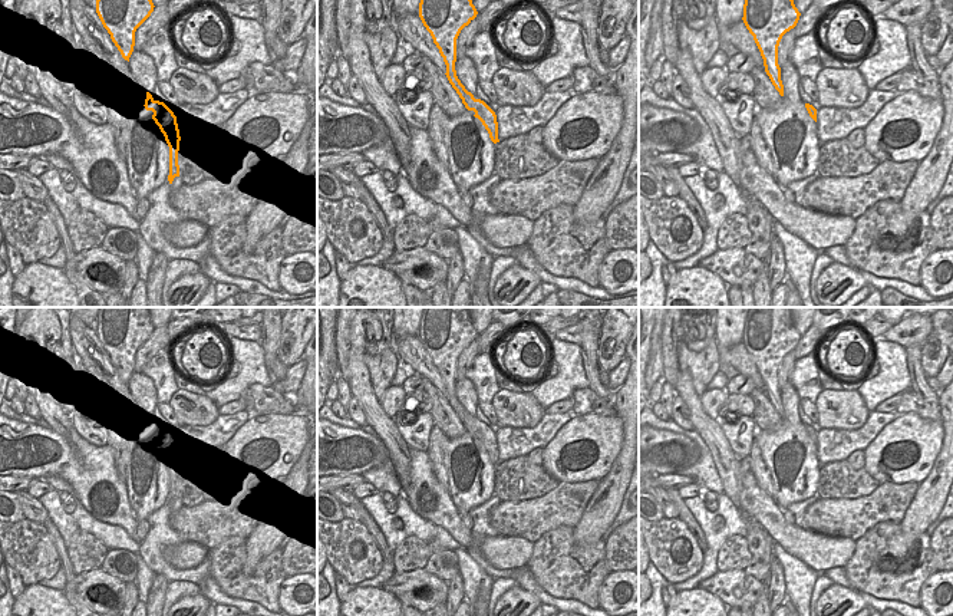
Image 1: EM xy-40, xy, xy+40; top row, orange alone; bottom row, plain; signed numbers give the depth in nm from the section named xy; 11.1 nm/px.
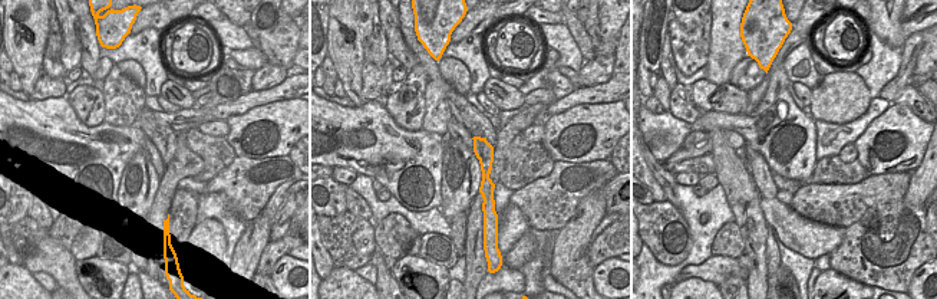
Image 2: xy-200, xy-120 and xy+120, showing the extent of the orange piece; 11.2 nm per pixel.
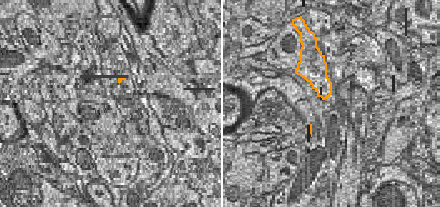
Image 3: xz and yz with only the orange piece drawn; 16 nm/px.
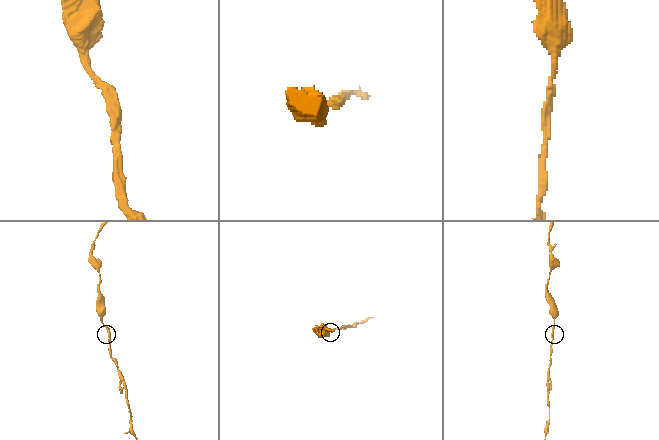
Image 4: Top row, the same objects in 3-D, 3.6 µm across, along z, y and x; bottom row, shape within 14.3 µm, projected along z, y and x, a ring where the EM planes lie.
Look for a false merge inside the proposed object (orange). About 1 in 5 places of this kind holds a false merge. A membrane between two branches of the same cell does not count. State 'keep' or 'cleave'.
keep

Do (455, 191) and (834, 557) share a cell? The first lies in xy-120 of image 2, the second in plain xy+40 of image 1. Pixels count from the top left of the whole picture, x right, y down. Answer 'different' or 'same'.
different

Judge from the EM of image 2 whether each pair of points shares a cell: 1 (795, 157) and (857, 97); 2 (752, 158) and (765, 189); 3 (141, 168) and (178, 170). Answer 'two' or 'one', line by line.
1: two
2: one
3: two

